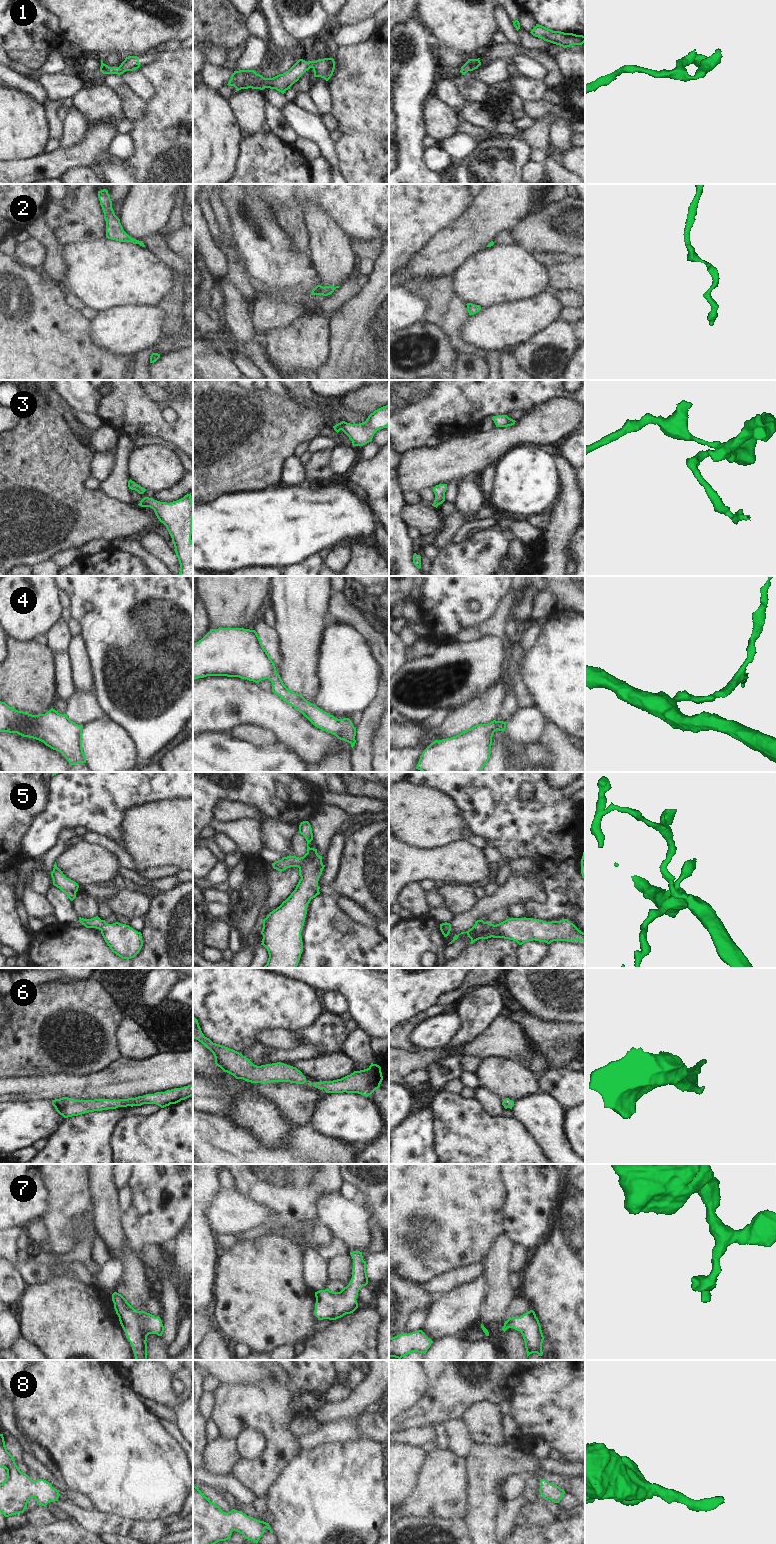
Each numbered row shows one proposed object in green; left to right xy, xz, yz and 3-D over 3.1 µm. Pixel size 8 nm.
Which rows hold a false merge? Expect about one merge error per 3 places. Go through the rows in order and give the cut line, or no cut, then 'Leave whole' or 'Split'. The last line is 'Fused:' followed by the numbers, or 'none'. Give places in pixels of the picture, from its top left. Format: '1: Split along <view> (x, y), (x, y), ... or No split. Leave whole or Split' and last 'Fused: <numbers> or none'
1: No split. Leave whole
2: No split. Leave whole
3: No split. Leave whole
4: No split. Leave whole
5: No split. Leave whole
6: No split. Leave whole
7: No split. Leave whole
8: No split. Leave whole
Fused: none.

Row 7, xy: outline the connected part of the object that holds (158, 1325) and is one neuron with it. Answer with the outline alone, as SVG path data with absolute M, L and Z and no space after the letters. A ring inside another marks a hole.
M117 1292L112 1294L112 1301L126 1338L132 1346L135 1359L147 1360L147 1336L149 1334L162 1336L164 1332L160 1317L145 1311L137 1311Z

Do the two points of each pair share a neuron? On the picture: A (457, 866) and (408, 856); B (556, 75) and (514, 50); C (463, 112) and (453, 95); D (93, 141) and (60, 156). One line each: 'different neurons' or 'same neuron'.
A: same neuron
B: same neuron
C: same neuron
D: same neuron

